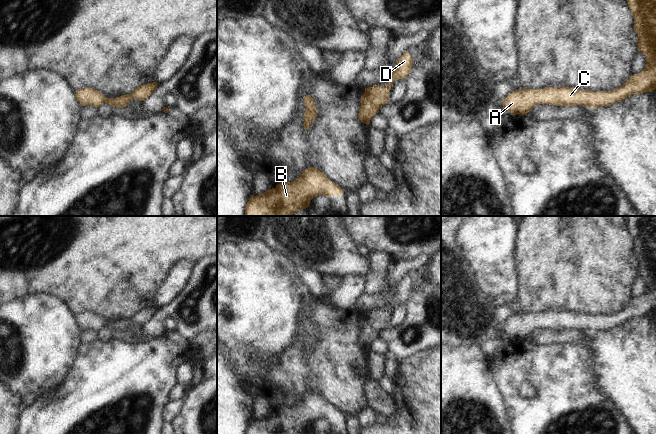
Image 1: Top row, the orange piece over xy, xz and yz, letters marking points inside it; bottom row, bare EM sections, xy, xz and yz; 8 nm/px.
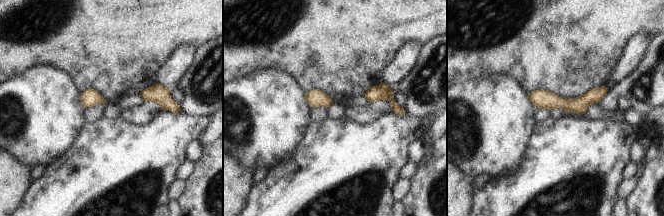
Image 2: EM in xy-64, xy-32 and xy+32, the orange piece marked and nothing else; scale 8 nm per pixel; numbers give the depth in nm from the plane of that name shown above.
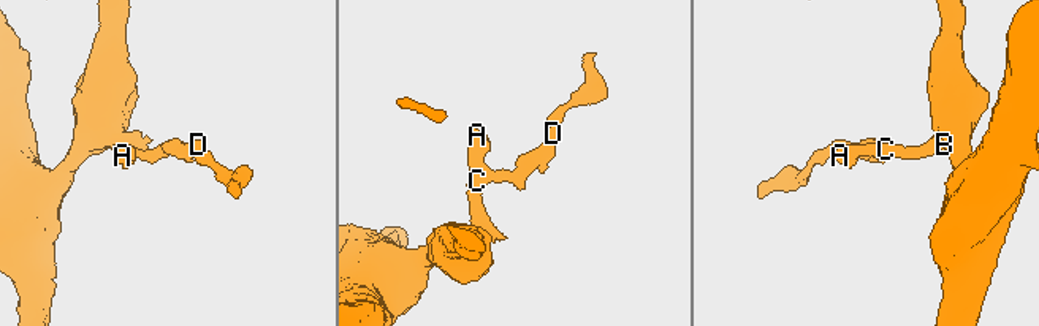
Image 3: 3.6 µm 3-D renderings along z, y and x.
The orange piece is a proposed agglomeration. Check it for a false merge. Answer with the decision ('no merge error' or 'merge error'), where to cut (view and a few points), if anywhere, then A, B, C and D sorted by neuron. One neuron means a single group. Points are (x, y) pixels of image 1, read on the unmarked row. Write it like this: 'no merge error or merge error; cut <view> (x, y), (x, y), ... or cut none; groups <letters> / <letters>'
no merge error; cut none; groups A B C D

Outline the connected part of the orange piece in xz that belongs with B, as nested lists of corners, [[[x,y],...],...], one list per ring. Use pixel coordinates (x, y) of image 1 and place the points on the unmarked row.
[[[310,391],[293,406],[280,407],[259,419],[251,419],[245,434],[303,434],[318,419],[339,420],[344,414],[323,396]]]

